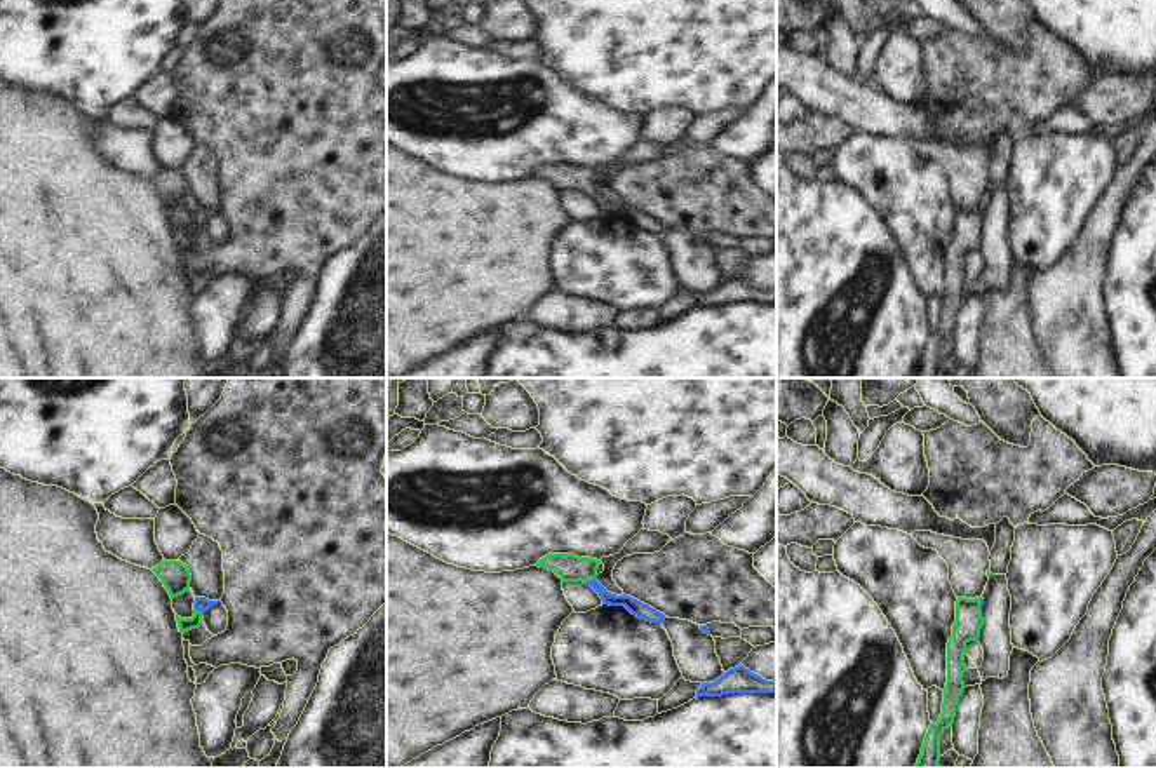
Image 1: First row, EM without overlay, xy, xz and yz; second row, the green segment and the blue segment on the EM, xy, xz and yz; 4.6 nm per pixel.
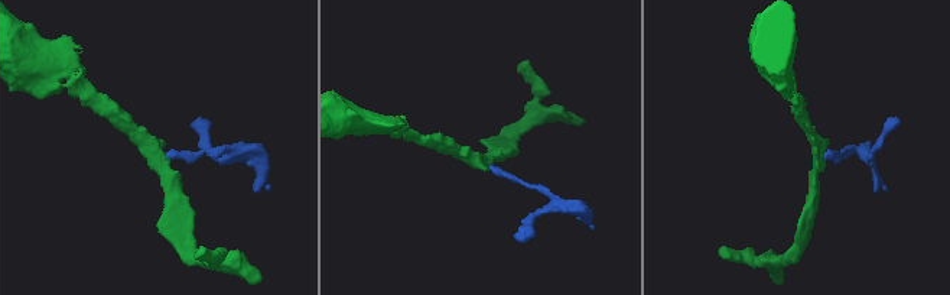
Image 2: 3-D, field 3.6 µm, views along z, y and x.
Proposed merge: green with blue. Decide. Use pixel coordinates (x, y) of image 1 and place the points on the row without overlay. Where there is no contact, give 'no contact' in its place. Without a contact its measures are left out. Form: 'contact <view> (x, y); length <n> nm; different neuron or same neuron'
contact xy (197, 220); length 70 nm; same neuron

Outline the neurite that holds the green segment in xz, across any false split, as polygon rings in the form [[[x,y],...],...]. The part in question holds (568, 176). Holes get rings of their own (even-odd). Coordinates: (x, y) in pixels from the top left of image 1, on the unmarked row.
[[[548,164],[541,167],[536,176],[545,178],[548,181],[554,181],[562,192],[583,192],[590,195],[599,207],[602,209],[602,214],[609,216],[625,216],[632,225],[635,225],[641,230],[651,232],[651,233],[663,233],[665,225],[656,221],[655,218],[630,207],[630,205],[616,205],[608,202],[597,190],[597,179],[601,171],[592,167],[578,167],[575,164]]]

